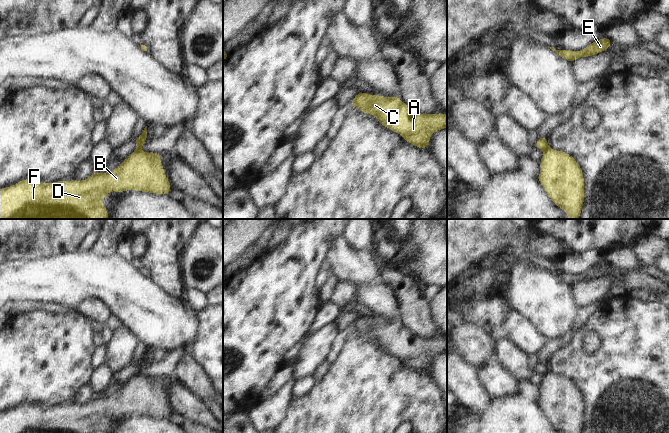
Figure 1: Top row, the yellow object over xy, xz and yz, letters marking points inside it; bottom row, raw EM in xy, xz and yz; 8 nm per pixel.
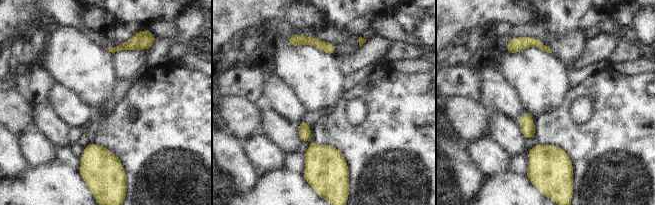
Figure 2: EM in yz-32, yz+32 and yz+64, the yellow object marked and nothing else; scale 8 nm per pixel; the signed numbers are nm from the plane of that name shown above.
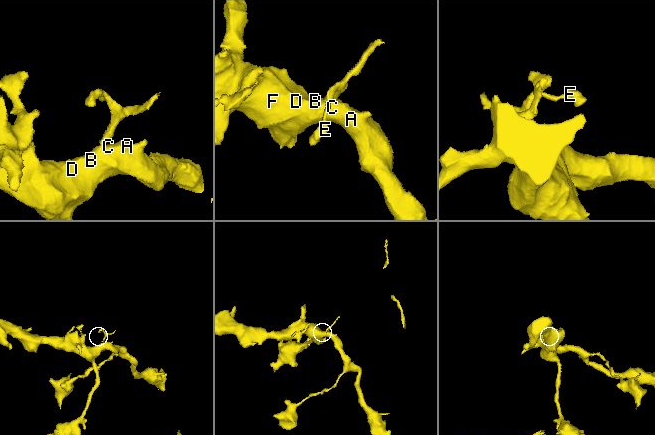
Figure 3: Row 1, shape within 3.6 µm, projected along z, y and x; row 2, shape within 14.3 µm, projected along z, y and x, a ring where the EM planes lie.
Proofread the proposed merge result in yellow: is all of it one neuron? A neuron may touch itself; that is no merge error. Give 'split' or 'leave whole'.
split

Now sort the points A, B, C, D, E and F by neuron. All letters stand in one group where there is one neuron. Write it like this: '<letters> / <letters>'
A B C D F / E

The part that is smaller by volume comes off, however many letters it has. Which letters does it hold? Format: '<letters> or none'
E

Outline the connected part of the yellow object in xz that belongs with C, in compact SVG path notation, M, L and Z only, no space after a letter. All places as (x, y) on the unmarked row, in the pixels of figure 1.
M358 317L351 325L351 332L357 331L362 337L375 340L383 351L400 358L408 367L417 372L428 372L431 359L447 351L447 339L444 337L420 338L403 327L398 320L386 322L381 319Z

